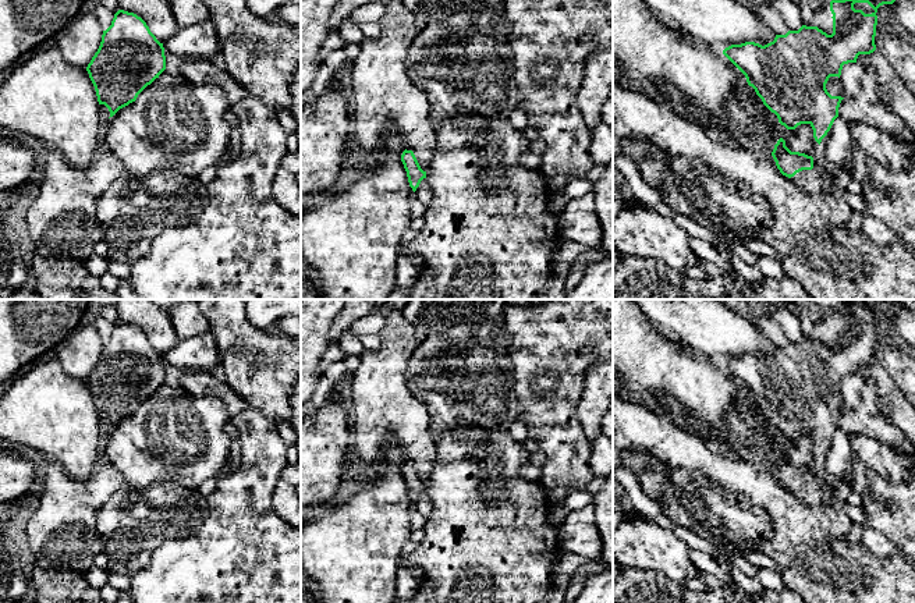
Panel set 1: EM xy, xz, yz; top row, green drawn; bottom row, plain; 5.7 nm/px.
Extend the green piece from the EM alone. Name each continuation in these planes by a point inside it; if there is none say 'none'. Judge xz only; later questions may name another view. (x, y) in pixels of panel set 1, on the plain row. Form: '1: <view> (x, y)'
none

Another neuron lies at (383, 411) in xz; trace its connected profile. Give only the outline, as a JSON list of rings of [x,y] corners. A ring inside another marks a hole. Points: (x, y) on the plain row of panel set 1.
[[[390,311],[377,336],[380,348],[365,350],[358,358],[358,368],[352,372],[351,404],[348,405],[354,437],[352,454],[372,464],[382,461],[387,447],[397,446],[402,450],[405,461],[414,464],[421,480],[428,483],[436,453],[435,437],[425,404],[409,391],[407,384],[407,363],[415,347],[415,329],[401,311]]]

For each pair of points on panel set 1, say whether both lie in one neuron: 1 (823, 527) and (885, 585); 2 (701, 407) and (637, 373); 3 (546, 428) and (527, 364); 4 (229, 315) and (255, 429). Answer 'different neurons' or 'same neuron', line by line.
1: same neuron
2: same neuron
3: same neuron
4: different neurons

